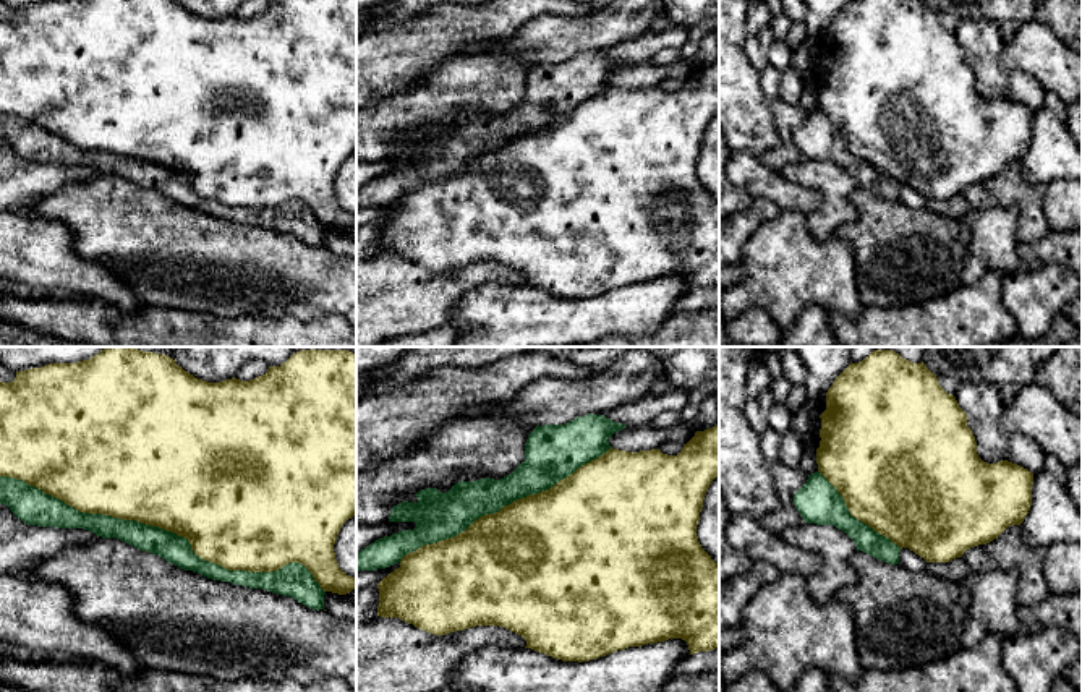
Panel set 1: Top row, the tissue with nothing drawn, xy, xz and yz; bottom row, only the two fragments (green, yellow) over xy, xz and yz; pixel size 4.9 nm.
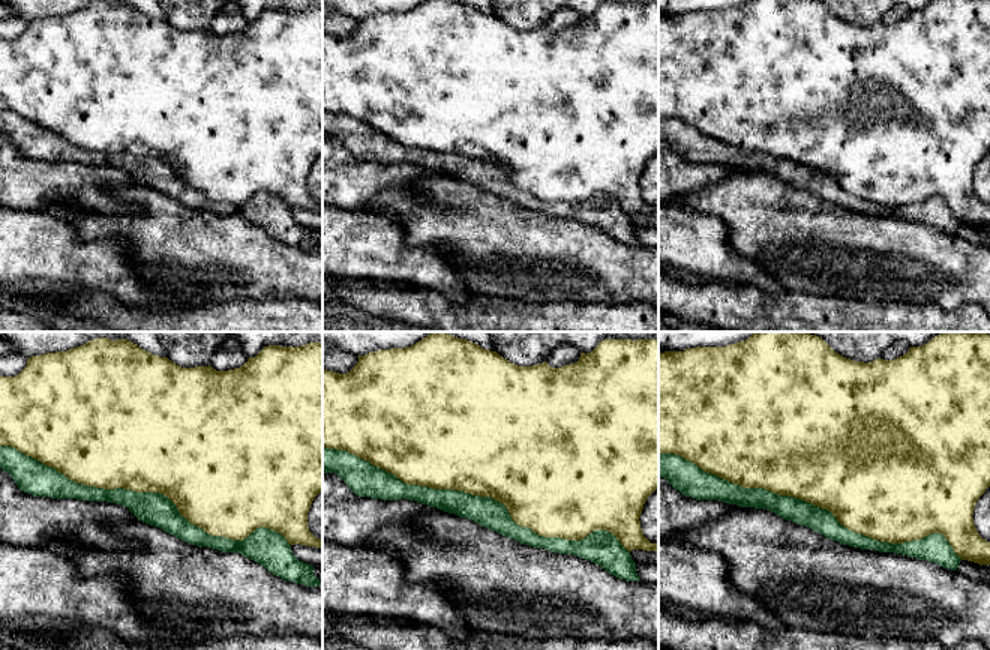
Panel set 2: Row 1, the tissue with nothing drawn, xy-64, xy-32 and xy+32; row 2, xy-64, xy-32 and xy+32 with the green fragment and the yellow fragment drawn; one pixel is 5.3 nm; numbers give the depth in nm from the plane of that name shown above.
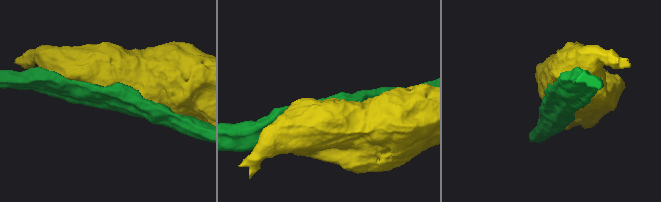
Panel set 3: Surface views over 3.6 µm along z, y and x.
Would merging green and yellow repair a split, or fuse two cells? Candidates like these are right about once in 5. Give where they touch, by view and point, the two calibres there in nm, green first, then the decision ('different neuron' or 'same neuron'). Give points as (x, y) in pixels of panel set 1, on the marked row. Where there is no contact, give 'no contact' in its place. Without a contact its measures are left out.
contact xy (166, 530); calibres 140 and 500 nm; different neuron

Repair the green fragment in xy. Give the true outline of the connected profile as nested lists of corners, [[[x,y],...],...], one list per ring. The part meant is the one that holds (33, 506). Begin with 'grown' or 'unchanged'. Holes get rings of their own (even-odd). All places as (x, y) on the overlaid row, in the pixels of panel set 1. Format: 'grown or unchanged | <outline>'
unchanged | [[[0,476],[0,504],[8,506],[28,525],[84,528],[102,538],[118,538],[141,551],[157,554],[180,569],[198,572],[207,579],[262,588],[292,596],[311,609],[324,609],[326,592],[300,562],[290,562],[274,572],[228,570],[196,556],[190,541],[173,532],[136,520],[79,512],[42,489],[10,476]]]

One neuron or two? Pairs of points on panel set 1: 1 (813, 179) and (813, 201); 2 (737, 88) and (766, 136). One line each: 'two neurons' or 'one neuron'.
1: two neurons
2: one neuron

